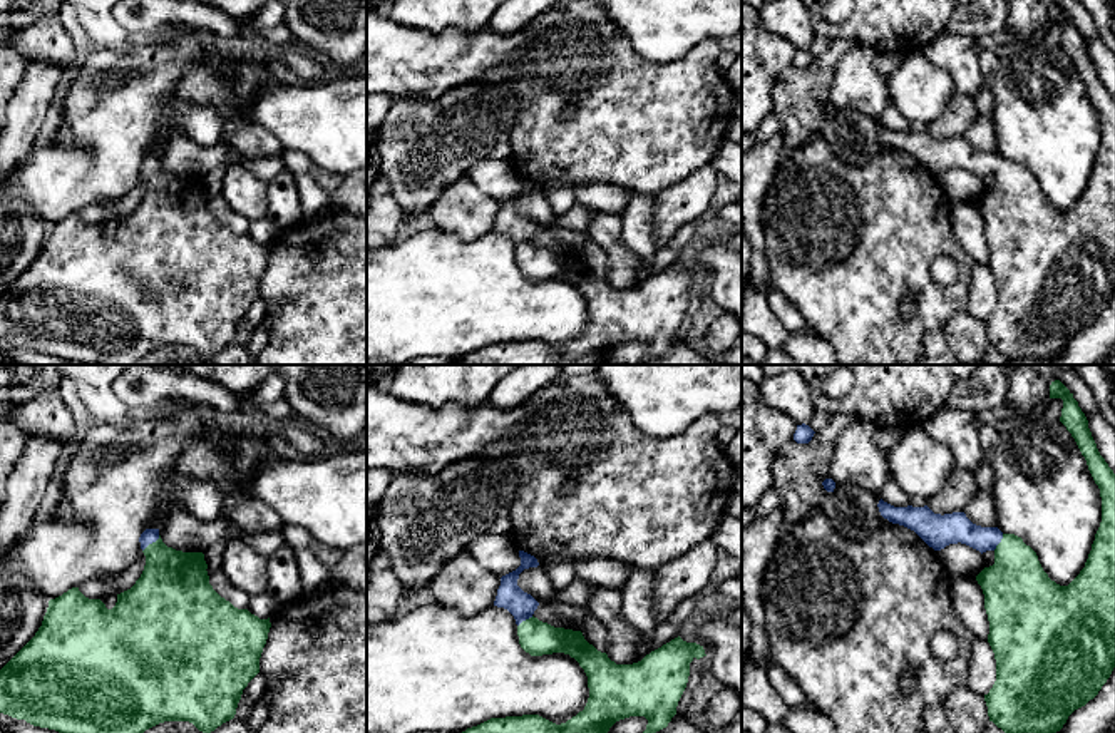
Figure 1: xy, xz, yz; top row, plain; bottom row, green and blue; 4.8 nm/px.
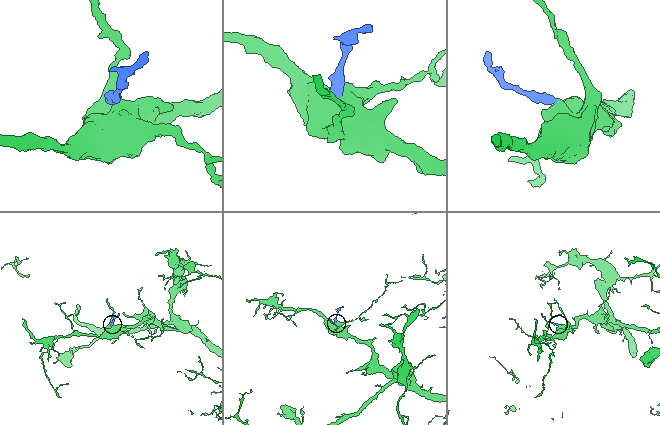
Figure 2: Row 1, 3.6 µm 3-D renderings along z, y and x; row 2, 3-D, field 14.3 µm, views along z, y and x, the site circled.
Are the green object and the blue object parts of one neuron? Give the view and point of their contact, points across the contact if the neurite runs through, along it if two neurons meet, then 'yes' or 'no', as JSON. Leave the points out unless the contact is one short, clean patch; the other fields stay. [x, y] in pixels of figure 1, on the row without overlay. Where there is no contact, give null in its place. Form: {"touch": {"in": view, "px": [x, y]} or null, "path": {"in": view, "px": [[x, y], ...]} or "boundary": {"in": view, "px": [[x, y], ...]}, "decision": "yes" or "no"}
{"touch": {"in": "xy", "px": [153, 168]}, "path": {"in": "xy", "px": [[173, 215], [153, 168], [149, 161]]}, "decision": "yes"}

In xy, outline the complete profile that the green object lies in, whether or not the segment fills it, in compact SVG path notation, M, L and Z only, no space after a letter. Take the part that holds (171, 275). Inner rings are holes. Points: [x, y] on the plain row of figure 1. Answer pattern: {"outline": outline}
{"outline": "M146 154L139 167L146 181L144 196L131 214L117 219L117 228L112 234L107 234L100 224L85 223L79 213L72 213L49 226L42 251L35 261L0 295L0 338L25 345L33 351L90 365L137 365L146 355L164 346L189 346L199 356L209 360L234 343L243 315L259 298L259 283L271 253L270 243L259 244L248 234L238 234L221 223L209 209L208 189L203 177L182 177L167 172L159 161L159 154Z"}

